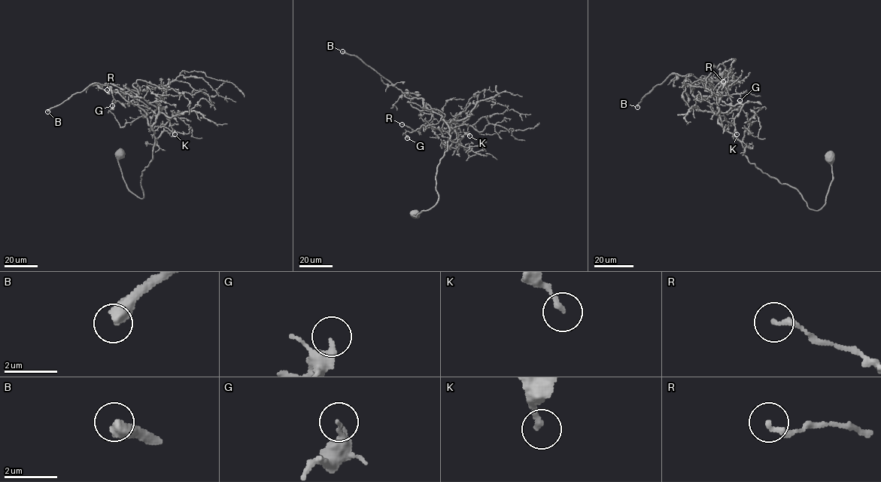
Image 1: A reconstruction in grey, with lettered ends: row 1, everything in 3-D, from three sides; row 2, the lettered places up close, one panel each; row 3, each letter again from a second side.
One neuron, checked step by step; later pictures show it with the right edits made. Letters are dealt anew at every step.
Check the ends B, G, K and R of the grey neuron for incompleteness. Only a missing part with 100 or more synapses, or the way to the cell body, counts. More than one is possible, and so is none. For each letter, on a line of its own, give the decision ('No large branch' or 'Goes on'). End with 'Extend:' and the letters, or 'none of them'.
B: Goes on
G: No large branch
K: No large branch
R: No large branch
Extend: B

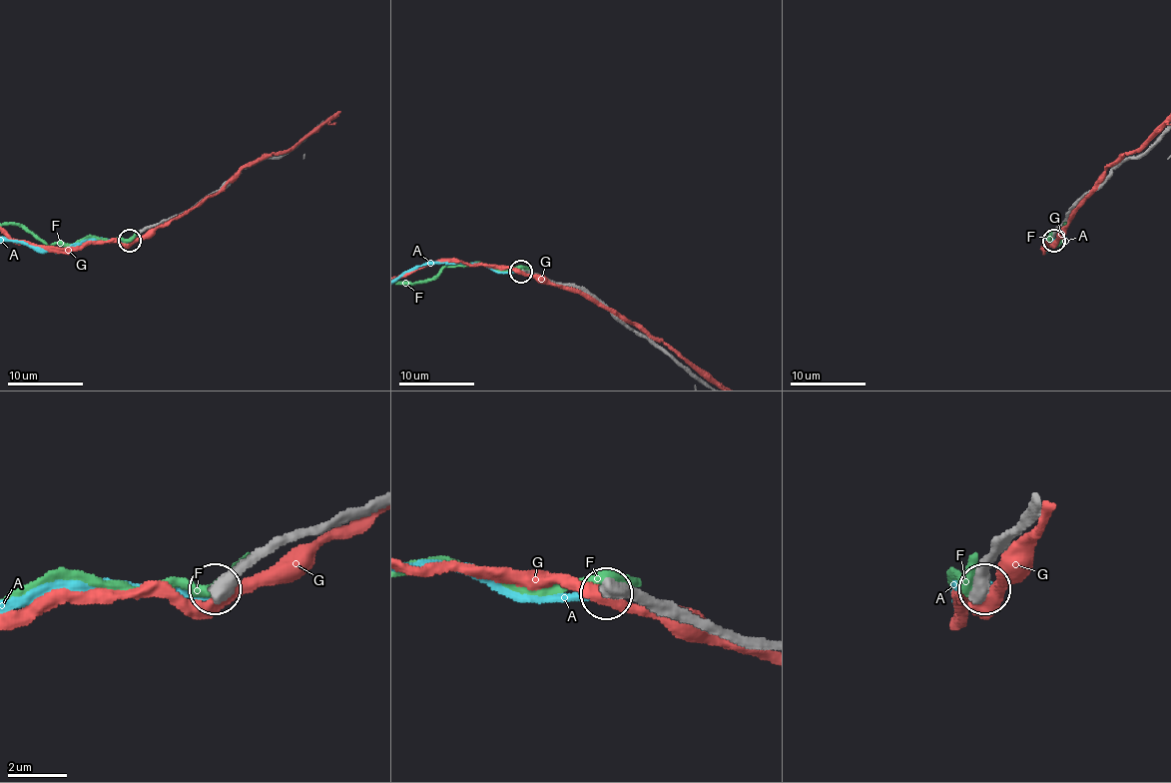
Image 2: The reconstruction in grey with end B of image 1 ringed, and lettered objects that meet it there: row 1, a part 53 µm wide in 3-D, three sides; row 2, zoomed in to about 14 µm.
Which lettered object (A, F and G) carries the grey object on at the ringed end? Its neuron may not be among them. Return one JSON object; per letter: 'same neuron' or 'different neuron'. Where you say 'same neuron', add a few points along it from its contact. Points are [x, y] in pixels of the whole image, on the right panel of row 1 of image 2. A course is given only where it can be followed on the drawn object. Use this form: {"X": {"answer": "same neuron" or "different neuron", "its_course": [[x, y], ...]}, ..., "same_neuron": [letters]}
{"A": {"answer": "same neuron"}, "F": {"answer": "different neuron"}, "G": {"answer": "different neuron"}, "same_neuron": ["A"]}

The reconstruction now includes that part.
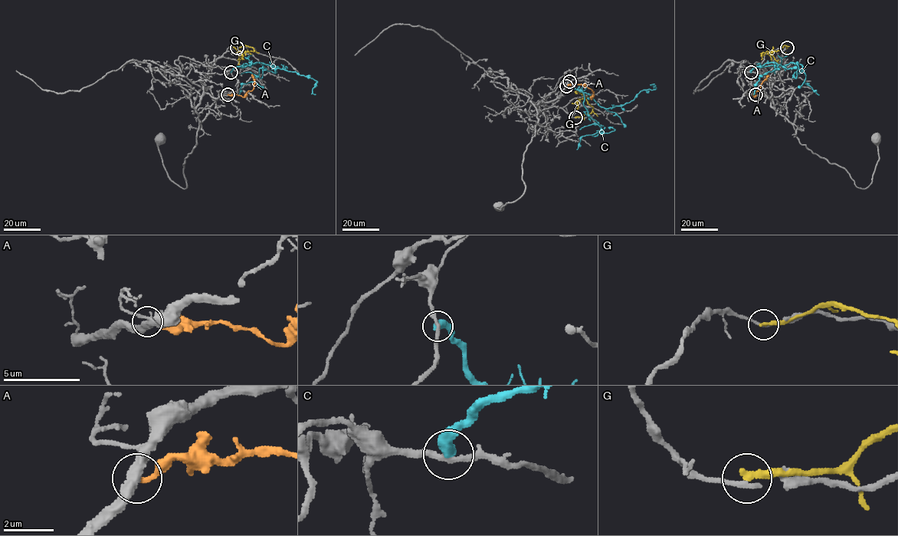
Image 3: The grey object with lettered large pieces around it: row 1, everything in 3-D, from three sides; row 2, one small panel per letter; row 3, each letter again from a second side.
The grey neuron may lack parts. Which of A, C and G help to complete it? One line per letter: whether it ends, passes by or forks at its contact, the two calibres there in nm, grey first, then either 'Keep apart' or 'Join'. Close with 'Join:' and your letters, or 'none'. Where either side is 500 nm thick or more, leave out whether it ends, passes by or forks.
A: It ends there. Thickness 360 nm (grey) against 220 nm. Keep apart
C: It ends there. Thickness 240 nm (grey) against 480 nm. Keep apart
G: It ends there. Thickness 170 nm (grey) against 280 nm. Keep apart
Join: none

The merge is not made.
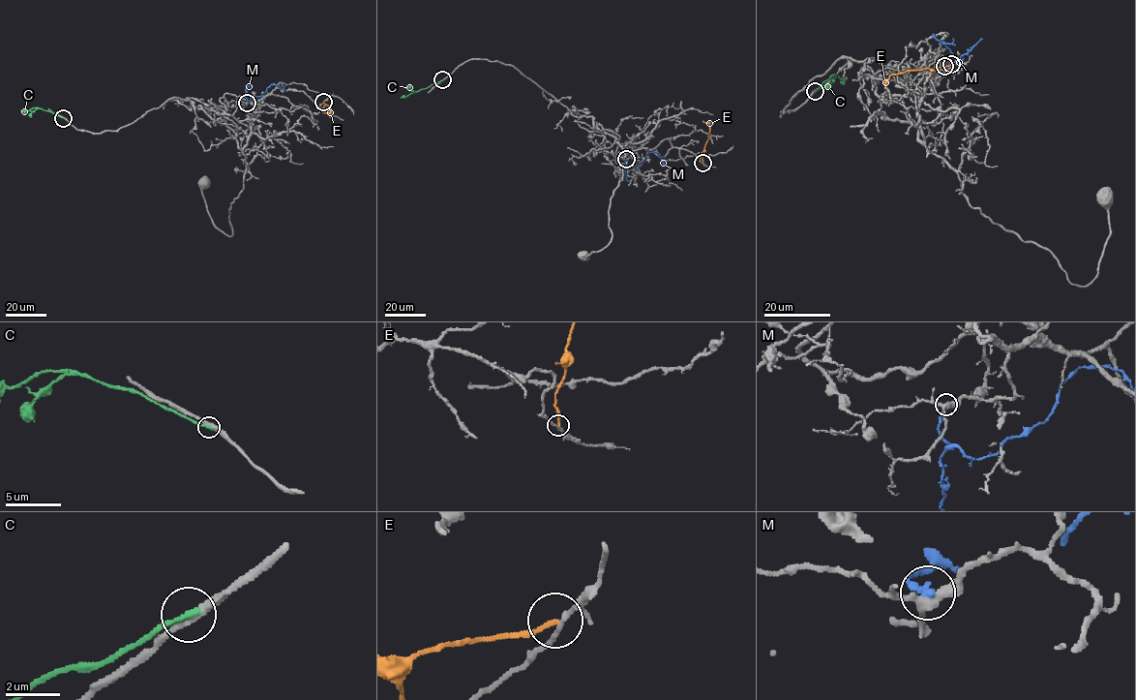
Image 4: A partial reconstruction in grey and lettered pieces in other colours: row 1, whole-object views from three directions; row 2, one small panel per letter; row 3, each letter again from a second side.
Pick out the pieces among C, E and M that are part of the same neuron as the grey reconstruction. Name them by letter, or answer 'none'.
none

